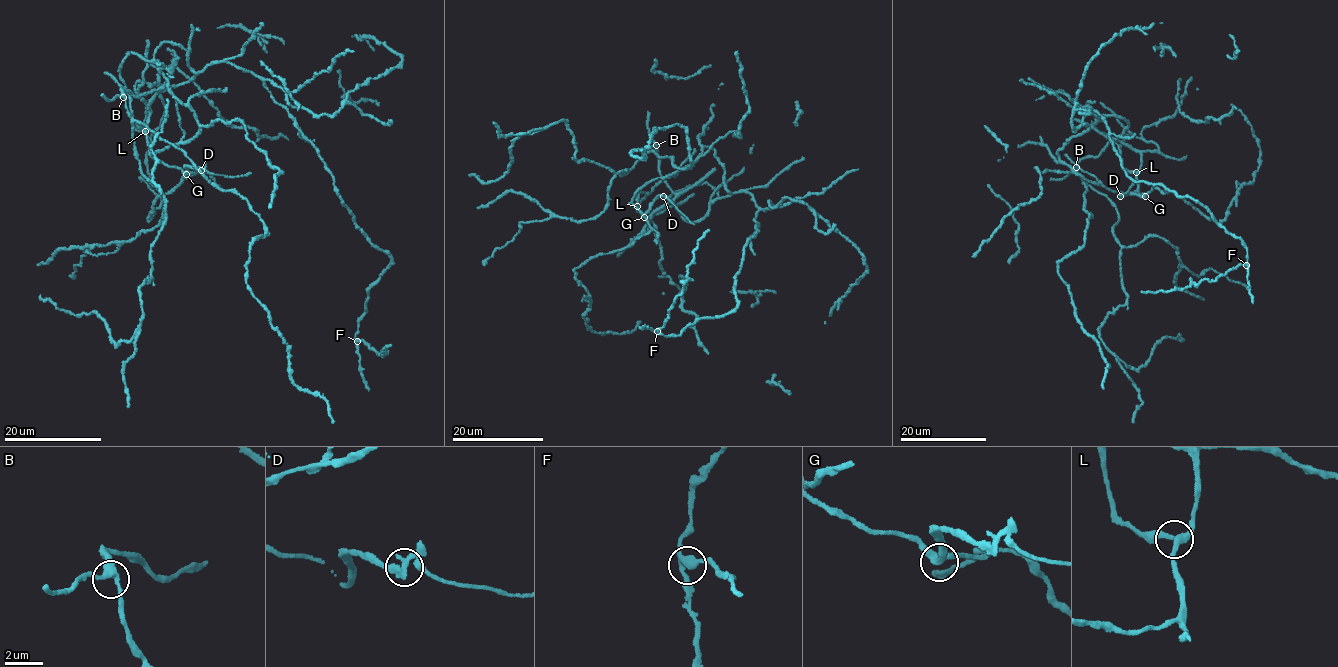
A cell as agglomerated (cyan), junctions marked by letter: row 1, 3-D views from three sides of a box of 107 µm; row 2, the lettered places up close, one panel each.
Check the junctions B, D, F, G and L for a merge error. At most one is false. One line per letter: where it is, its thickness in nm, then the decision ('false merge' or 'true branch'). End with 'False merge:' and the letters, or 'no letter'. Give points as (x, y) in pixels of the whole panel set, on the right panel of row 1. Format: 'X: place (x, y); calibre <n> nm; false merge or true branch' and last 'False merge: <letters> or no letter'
B: place (1076, 167); calibre 280 nm; true branch
D: place (1120, 196); calibre 280 nm; false merge
F: place (1246, 265); calibre 280 nm; true branch
G: place (1145, 196); calibre 280 nm; true branch
L: place (1136, 172); calibre 280 nm; true branch
False merge: D

